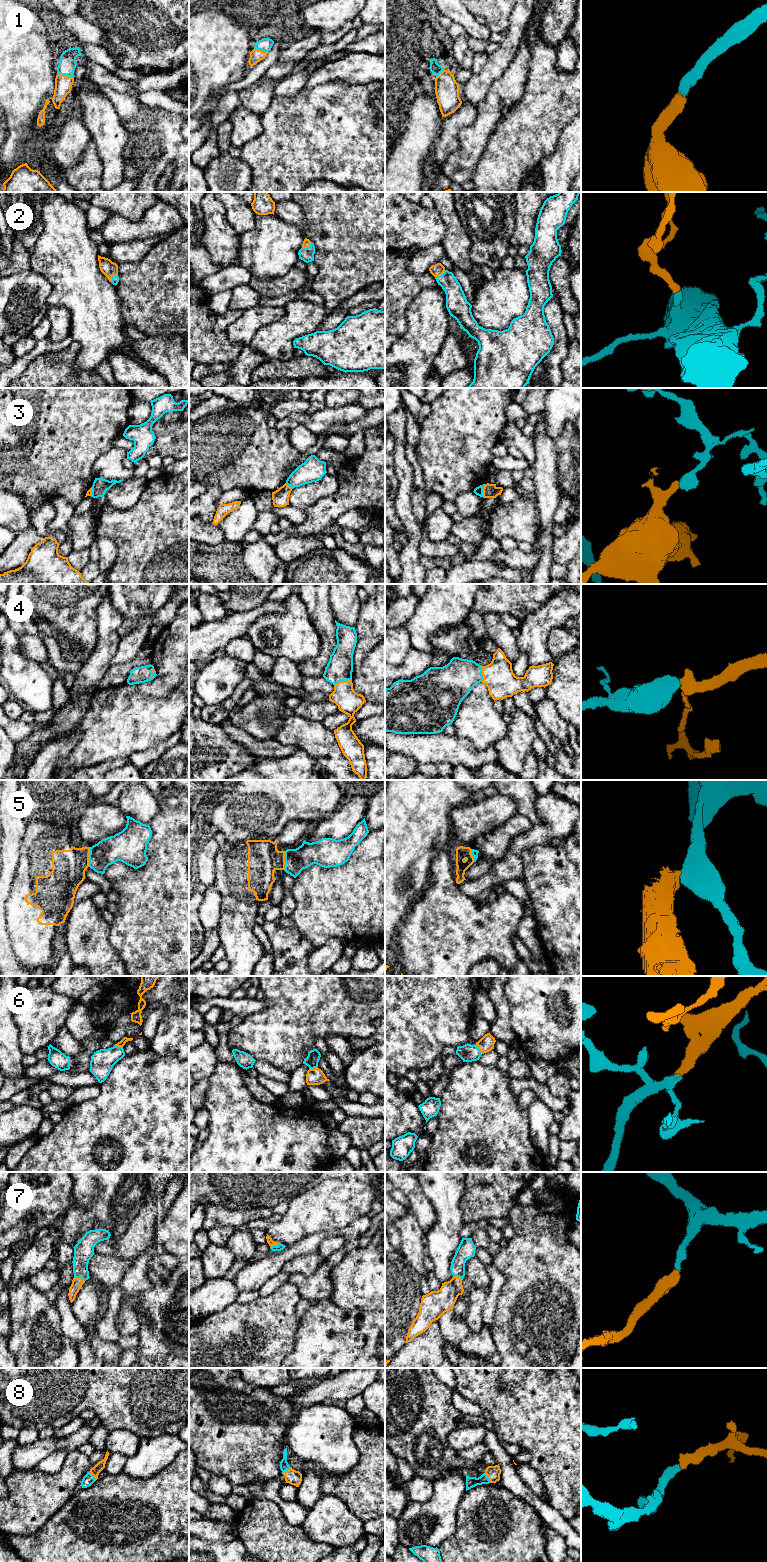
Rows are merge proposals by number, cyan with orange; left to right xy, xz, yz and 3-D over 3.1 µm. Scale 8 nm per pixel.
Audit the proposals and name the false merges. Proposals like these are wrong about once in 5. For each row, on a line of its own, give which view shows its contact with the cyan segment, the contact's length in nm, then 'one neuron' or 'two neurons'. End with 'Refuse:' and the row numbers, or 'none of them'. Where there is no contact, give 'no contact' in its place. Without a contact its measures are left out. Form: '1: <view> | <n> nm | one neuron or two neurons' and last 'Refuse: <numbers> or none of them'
1: xy | 140 nm | one neuron
2: xz | 90 nm | one neuron
3: yz | 110 nm | two neurons
4: xz | 150 nm | one neuron
5: xy | 160 nm | two neurons
6: yz | 100 nm | one neuron
7: xy | 100 nm | one neuron
8: yz | 90 nm | one neuron
Refuse: 3, 5

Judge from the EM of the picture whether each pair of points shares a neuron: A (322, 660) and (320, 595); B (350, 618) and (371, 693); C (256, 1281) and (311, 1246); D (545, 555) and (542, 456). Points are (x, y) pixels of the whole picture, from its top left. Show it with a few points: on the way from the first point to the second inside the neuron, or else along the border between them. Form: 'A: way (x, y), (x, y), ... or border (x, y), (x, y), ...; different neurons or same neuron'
A: way (328, 644), (327, 629), (320, 611); same neuron
B: border (360, 603), (357, 623), (354, 626); different neurons
C: way (270, 1267), (283, 1256), (297, 1249); same neuron
D: way (546, 530), (546, 481); same neuron

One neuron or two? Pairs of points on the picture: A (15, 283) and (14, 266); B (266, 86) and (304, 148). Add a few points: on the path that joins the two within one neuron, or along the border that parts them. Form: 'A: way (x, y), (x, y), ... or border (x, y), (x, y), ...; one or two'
A: border (29, 268), (10, 275); two
B: border (274, 97), (271, 104), (259, 115); two

